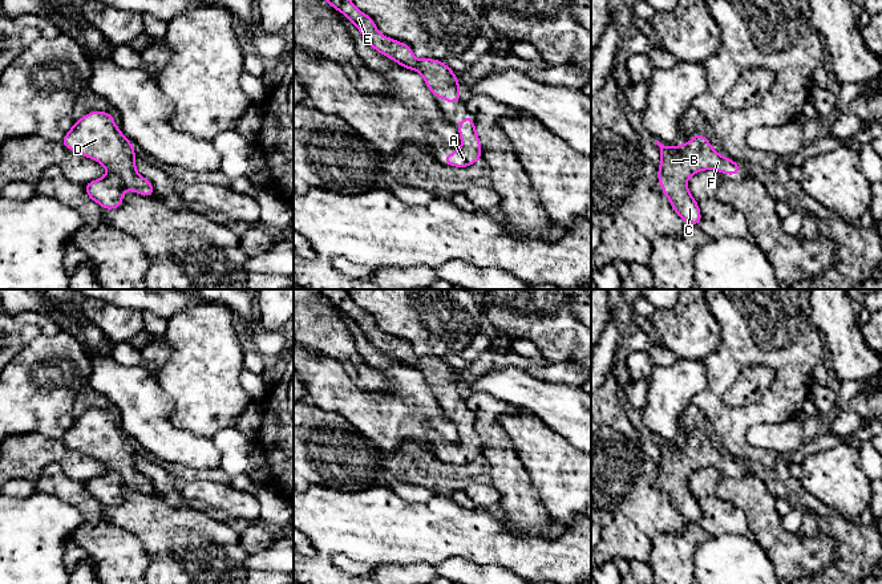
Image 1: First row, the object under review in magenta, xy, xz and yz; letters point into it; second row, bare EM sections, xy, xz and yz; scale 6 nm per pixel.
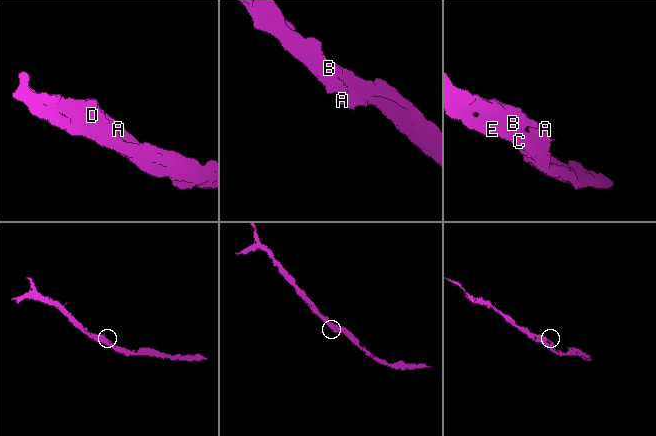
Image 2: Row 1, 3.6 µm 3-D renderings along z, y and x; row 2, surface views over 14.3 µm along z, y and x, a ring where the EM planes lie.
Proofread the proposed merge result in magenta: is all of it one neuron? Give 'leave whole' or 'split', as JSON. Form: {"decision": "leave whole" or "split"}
{"decision": "leave whole"}

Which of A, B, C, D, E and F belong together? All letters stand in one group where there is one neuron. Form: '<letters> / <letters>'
A B C D E F

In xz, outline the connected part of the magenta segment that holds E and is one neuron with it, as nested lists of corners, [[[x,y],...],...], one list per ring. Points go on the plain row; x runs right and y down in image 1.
[[[320,289],[321,295],[343,311],[363,332],[364,337],[380,352],[389,354],[402,365],[418,369],[426,385],[441,397],[456,401],[461,394],[460,378],[454,368],[441,357],[414,354],[408,341],[396,338],[380,330],[373,316],[361,309],[345,289]]]

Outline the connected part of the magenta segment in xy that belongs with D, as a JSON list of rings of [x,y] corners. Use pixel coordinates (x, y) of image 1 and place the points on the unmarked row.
[[[90,409],[74,418],[61,441],[108,467],[102,475],[84,482],[89,496],[104,507],[120,506],[125,487],[143,494],[154,491],[151,479],[137,469],[134,443],[109,409]]]

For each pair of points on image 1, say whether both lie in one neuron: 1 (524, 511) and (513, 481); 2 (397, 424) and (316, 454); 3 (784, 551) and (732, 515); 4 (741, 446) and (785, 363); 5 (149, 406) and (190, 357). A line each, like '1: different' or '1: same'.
1: same
2: different
3: different
4: same
5: different

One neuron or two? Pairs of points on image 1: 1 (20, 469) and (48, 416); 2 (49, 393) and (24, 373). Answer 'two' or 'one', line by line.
1: two
2: one

